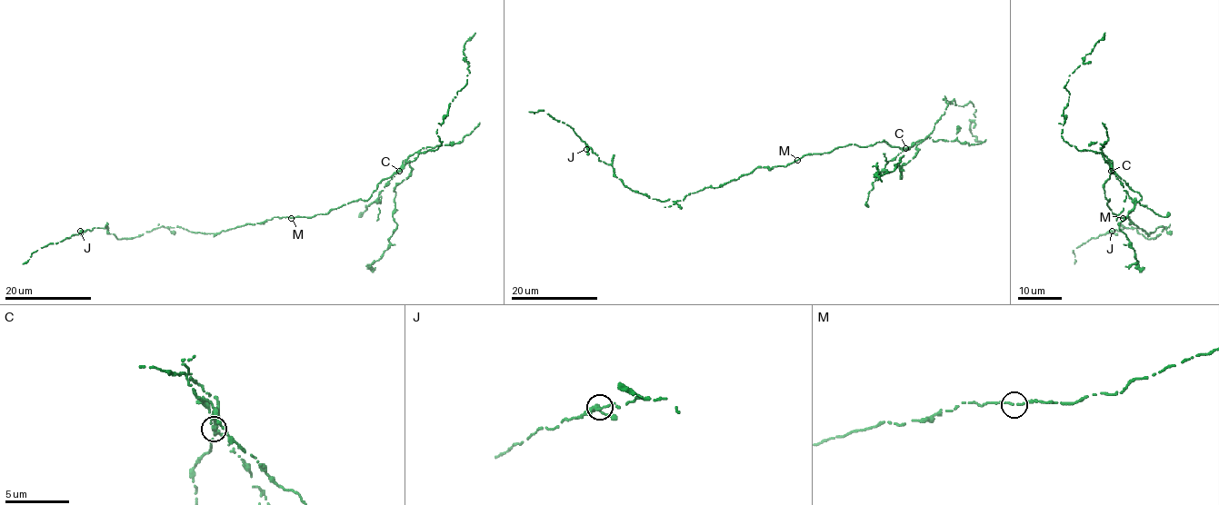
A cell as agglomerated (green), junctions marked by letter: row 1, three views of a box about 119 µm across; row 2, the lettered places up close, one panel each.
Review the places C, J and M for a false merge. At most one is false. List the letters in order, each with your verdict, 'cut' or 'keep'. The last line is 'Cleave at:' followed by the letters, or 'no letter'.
C: cut
J: keep
M: keep
Cleave at: C

